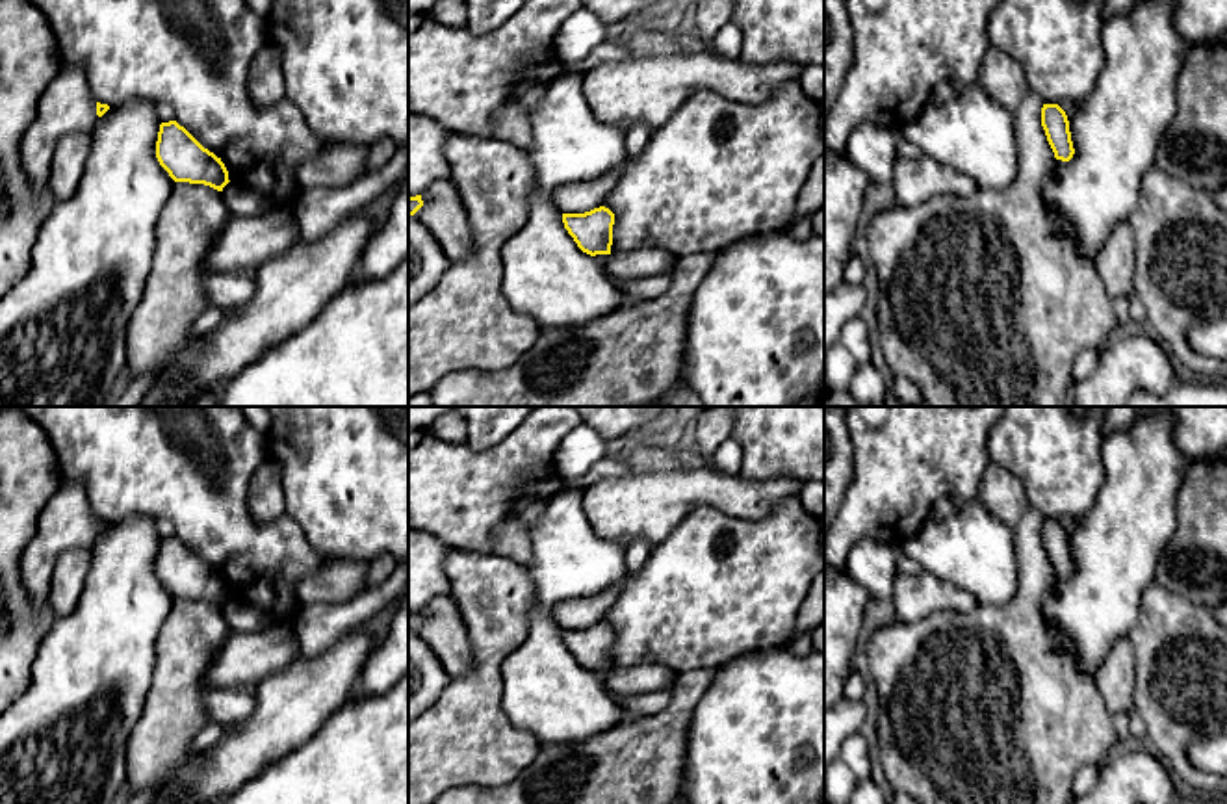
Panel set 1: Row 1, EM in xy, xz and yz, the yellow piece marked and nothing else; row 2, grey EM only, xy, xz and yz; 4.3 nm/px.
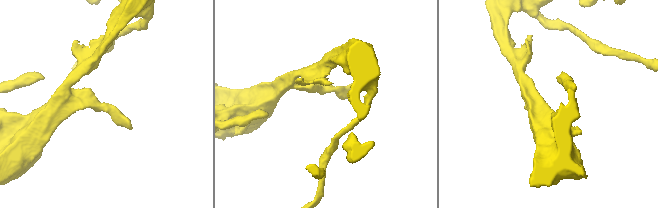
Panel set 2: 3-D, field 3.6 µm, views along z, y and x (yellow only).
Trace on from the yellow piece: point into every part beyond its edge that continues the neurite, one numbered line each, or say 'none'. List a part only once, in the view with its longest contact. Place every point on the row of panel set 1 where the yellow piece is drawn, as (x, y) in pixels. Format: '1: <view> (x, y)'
1: xy (242, 201)

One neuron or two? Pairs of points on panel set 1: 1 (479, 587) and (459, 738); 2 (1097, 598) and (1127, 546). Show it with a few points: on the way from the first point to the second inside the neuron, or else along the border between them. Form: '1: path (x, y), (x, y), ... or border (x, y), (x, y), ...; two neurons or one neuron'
1: path (485, 624), (485, 676), (474, 700); one neuron
2: path (1107, 585), (1114, 559); one neuron

